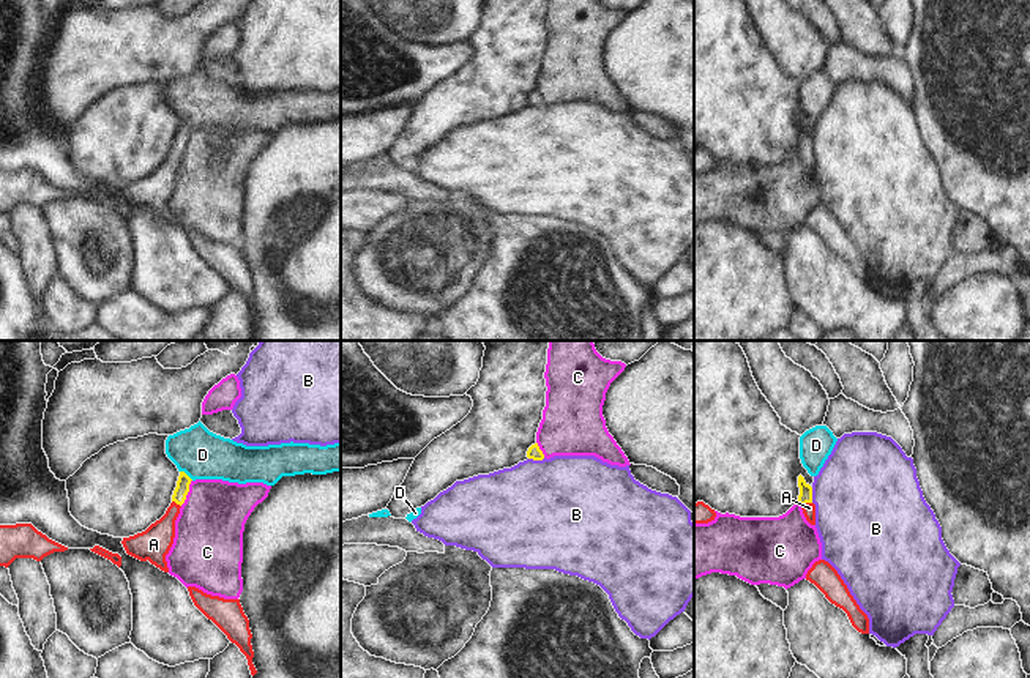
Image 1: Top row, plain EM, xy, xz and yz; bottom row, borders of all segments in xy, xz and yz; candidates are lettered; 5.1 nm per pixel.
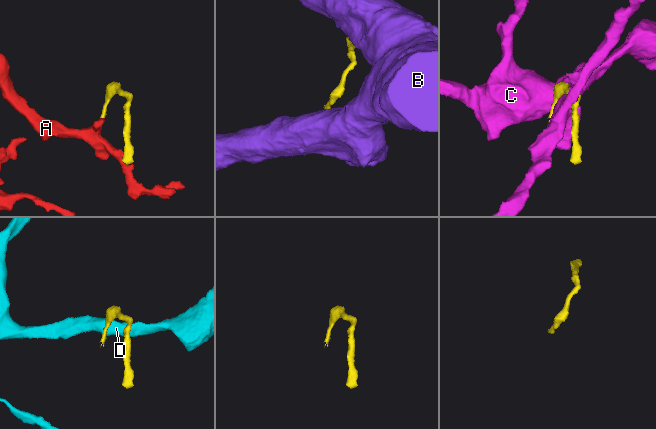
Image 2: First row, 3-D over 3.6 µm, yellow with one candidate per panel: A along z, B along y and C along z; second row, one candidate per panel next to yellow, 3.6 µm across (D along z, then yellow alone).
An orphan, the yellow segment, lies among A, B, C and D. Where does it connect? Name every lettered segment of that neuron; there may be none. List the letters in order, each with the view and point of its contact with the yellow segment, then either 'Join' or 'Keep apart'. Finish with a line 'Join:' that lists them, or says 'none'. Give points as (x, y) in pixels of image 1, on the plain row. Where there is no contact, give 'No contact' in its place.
A: Touches yellow at yz (806, 149). Join
B: Touches yellow at xz (537, 106). Keep apart
C: Touches yellow at xy (188, 137). Keep apart
D: Touches yellow at xy (185, 120). Keep apart
Join: A

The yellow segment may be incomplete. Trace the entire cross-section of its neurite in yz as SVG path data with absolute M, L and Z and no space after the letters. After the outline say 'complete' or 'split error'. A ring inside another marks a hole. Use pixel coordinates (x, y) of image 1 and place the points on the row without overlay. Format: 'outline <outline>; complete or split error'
outline M798 123L798 150L801 151L803 161L811 172L815 172L815 151L812 150L812 134L804 128L804 125Z; split error

